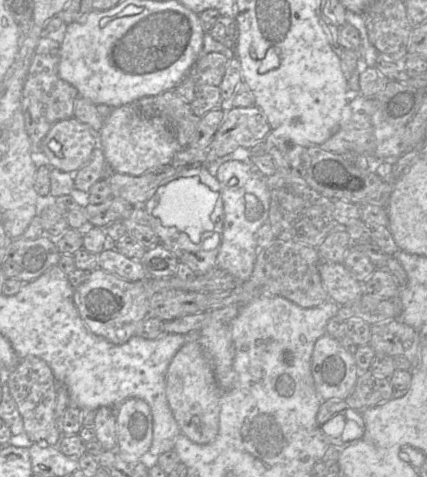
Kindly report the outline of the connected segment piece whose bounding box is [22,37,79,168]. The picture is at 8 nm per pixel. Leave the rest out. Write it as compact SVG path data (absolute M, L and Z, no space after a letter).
M48 37L40 38L22 90L24 124L31 142L31 158L37 168L48 166L48 158L42 151L43 139L55 123L74 116L75 100L79 95L77 89L58 74L60 47L61 44Z

